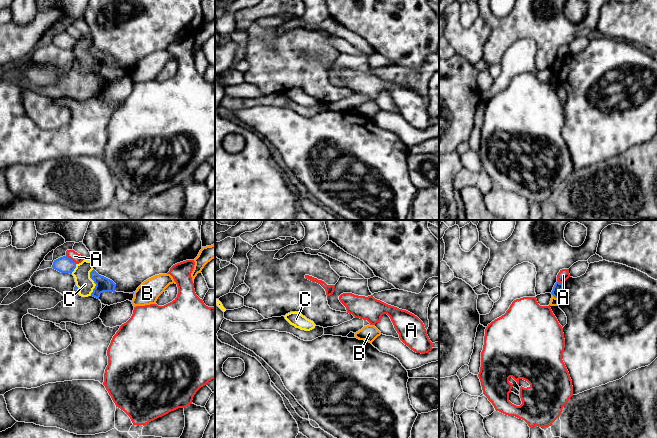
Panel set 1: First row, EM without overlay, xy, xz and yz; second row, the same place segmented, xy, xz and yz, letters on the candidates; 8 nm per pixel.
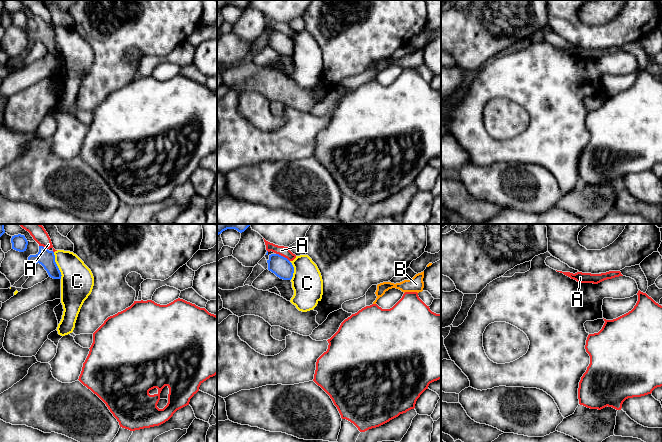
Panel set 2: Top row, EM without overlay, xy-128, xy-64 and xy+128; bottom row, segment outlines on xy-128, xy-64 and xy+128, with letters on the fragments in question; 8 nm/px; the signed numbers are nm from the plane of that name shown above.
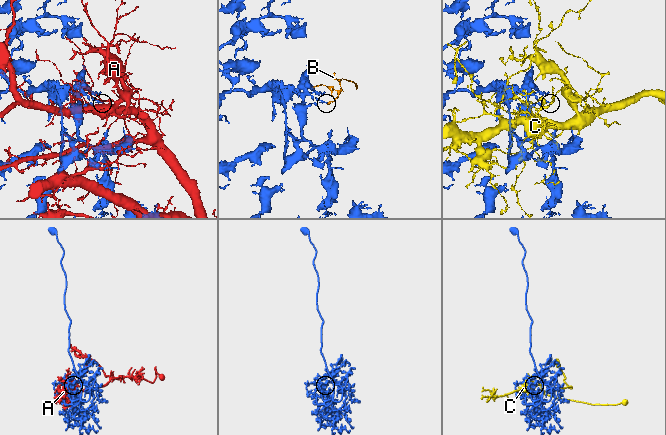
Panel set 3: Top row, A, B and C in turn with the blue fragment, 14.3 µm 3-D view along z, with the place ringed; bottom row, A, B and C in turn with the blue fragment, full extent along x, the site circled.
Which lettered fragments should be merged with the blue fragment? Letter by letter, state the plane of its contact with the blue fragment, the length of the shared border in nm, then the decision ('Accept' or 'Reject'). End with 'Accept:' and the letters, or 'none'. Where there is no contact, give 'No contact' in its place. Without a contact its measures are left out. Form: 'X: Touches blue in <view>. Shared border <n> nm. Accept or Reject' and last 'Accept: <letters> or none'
A: Touches blue in xy. Shared border 110 nm. Reject
B: Touches blue in yz. Shared border 60 nm. Reject
C: Touches blue in xy. Shared border 200 nm. Reject
Accept: none

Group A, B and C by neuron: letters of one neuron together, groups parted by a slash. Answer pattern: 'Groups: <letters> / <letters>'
Groups: A / B / C

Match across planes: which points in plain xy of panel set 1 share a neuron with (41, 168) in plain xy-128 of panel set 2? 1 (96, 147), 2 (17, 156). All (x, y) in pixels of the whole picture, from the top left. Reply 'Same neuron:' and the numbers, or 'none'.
Same neuron: none

